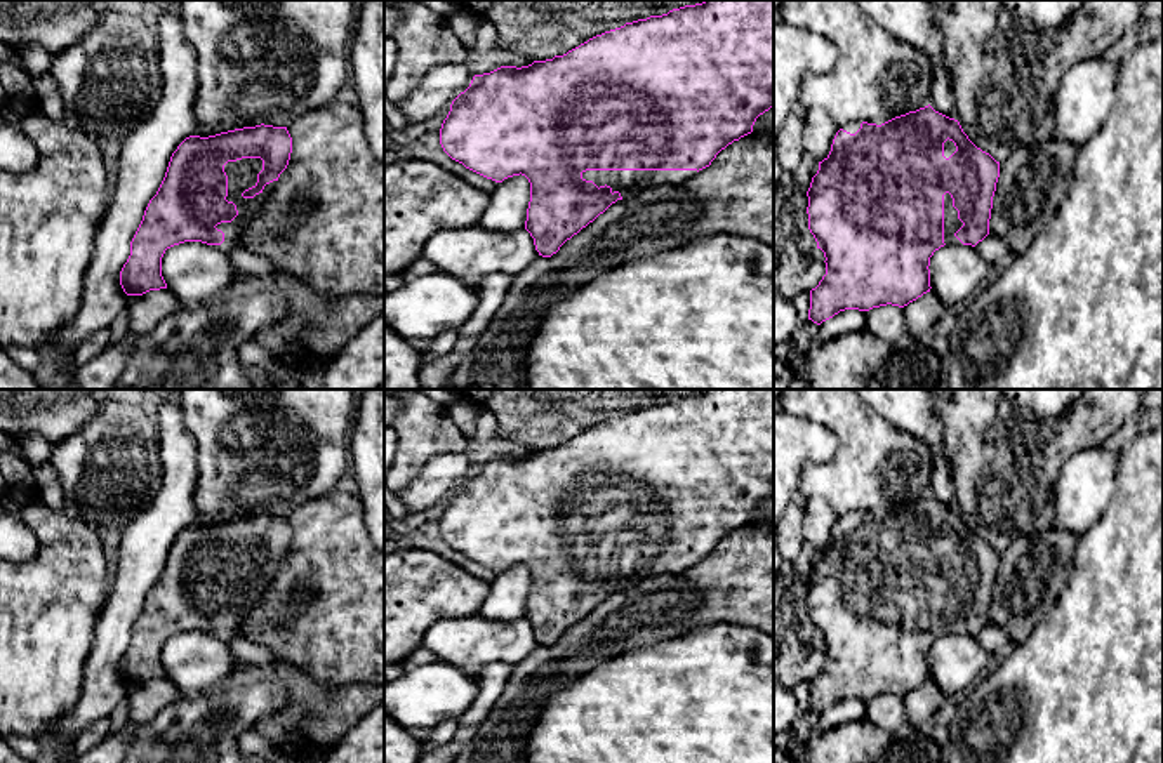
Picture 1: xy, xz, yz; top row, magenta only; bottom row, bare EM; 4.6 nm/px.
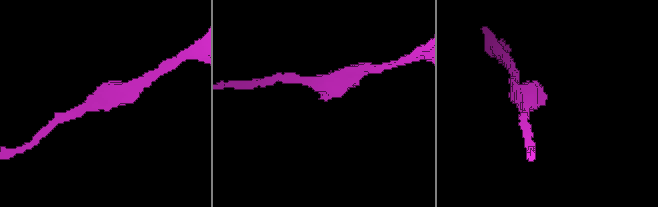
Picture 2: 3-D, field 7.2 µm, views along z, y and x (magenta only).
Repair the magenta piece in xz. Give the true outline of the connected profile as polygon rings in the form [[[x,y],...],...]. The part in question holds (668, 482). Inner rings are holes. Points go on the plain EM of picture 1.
[[[704,389],[662,405],[626,412],[553,448],[534,450],[522,457],[501,455],[490,462],[475,464],[469,476],[452,490],[440,518],[440,534],[452,549],[495,572],[520,563],[528,568],[530,591],[525,619],[534,627],[539,645],[551,647],[617,589],[666,574],[681,574],[709,556],[721,539],[751,523],[756,508],[770,497],[774,497],[774,389]]]

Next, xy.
[[[264,513],[209,527],[186,527],[172,542],[165,567],[130,631],[130,645],[120,660],[123,681],[143,685],[167,678],[162,647],[174,634],[202,631],[223,643],[245,638],[242,619],[275,579],[280,563],[289,554],[290,542],[292,527],[287,516]]]

